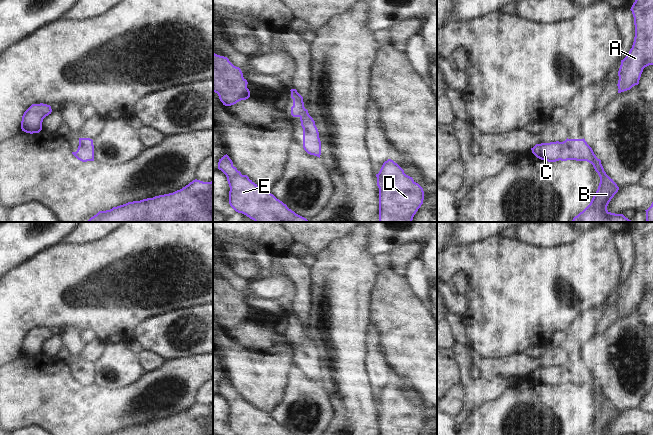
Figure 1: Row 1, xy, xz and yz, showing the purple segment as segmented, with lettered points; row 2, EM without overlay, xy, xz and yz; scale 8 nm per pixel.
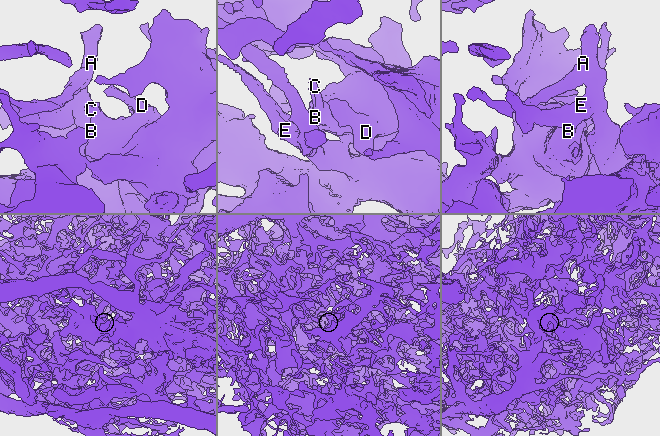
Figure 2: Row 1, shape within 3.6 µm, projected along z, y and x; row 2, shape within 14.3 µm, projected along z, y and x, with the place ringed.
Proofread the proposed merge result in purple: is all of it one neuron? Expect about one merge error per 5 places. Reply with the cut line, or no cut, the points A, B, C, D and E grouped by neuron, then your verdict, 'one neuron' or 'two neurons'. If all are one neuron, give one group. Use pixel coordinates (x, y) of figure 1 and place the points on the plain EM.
no cut | A B C D E | one neuron

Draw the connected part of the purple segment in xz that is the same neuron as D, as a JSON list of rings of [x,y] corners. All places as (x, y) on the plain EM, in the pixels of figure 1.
[[[393,384],[385,385],[376,401],[379,435],[418,435],[423,428],[423,412]]]

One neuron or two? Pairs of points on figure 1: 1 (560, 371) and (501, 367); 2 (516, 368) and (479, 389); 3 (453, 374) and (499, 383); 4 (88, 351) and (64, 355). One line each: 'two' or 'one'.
1: two
2: two
3: two
4: one

